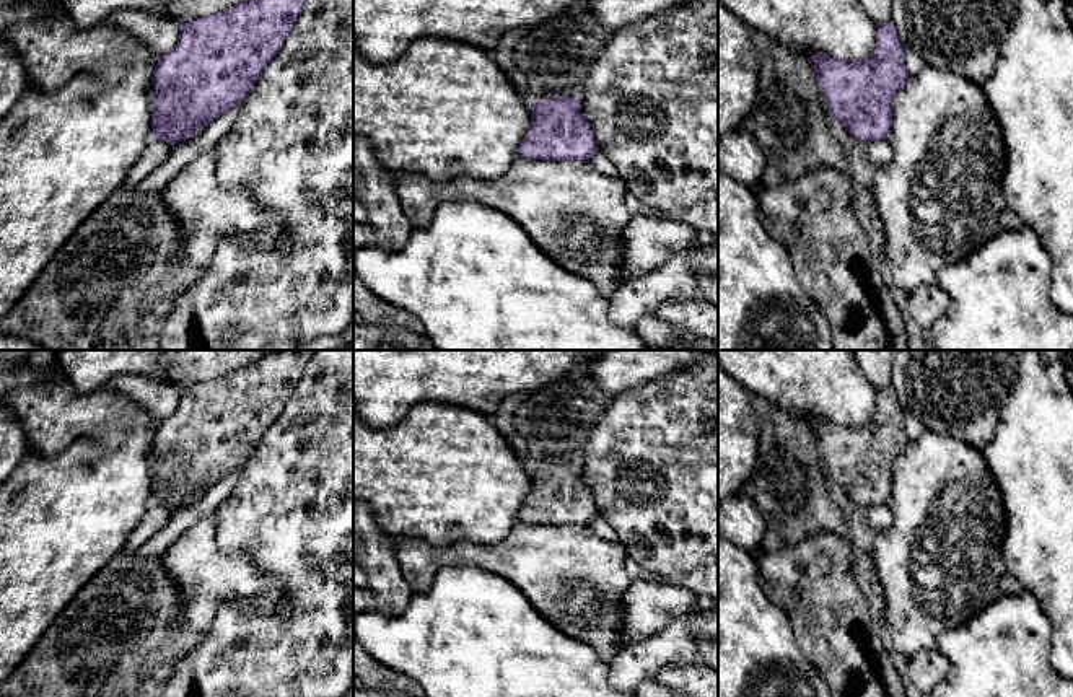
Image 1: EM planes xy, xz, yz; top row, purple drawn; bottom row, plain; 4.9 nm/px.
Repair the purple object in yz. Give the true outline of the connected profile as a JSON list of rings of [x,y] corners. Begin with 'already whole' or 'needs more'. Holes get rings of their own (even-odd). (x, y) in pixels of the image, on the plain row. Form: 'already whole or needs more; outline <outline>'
already whole; outline [[[889,386],[878,389],[876,412],[860,427],[822,417],[809,422],[832,482],[863,508],[887,505],[891,498],[894,462],[910,443],[904,417],[905,410]]]

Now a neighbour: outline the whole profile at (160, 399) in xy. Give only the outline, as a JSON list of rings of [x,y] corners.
[[[119,375],[106,386],[145,407],[158,422],[168,419],[181,399],[174,384],[150,381],[140,375]]]

